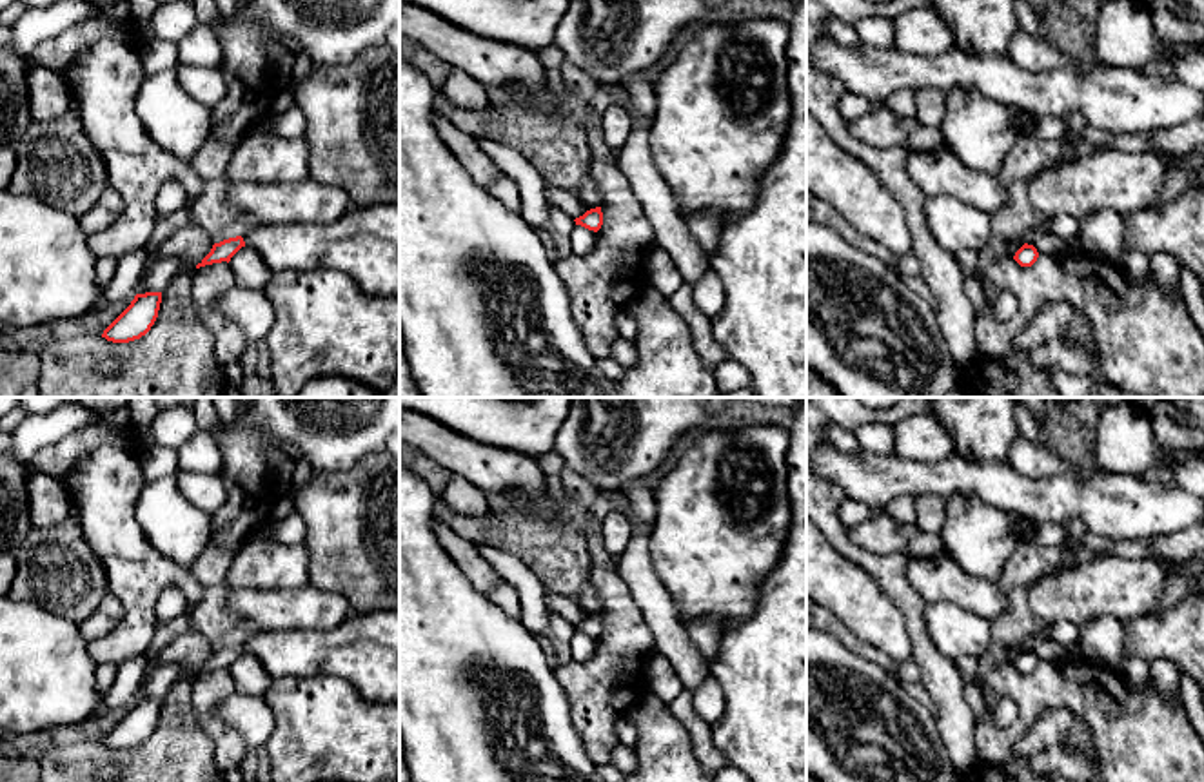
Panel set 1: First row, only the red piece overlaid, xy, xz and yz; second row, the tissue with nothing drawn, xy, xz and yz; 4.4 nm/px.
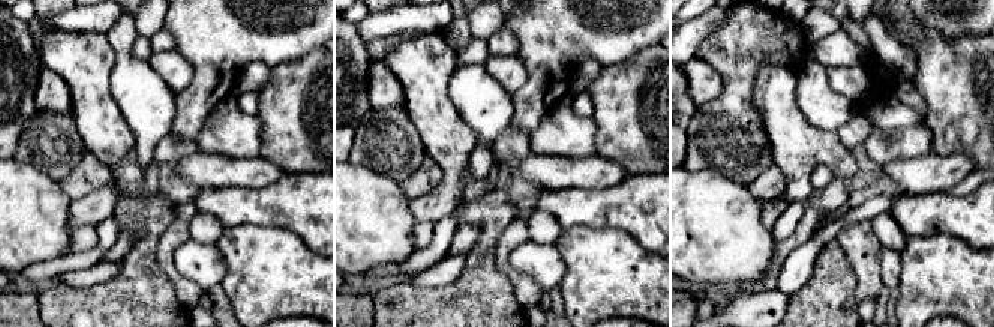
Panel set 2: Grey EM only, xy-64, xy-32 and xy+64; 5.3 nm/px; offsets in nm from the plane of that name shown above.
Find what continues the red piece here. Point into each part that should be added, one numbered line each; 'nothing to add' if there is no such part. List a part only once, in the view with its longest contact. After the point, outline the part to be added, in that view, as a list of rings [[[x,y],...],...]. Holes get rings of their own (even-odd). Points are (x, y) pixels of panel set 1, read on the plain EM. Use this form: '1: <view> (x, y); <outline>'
nothing to add

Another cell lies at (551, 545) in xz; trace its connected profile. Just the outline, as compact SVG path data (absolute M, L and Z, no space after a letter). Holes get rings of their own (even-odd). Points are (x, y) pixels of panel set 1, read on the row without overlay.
M503 495L487 515L463 515L443 506L436 508L436 519L474 546L492 546L521 559L559 595L574 599L587 617L599 613L601 599L588 577L592 559L585 532L568 515L556 513L550 504L534 506L516 495Z

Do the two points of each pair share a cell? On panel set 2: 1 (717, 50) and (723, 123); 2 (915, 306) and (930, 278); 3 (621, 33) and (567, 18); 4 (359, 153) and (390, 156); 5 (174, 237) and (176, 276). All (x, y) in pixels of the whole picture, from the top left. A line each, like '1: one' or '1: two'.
1: one
2: one
3: one
4: one
5: one

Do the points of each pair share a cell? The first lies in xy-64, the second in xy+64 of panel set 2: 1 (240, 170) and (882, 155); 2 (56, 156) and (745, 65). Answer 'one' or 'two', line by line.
1: two
2: one

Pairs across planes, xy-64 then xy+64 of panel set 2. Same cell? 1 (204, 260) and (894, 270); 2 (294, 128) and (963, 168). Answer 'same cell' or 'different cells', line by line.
1: same cell
2: different cells

